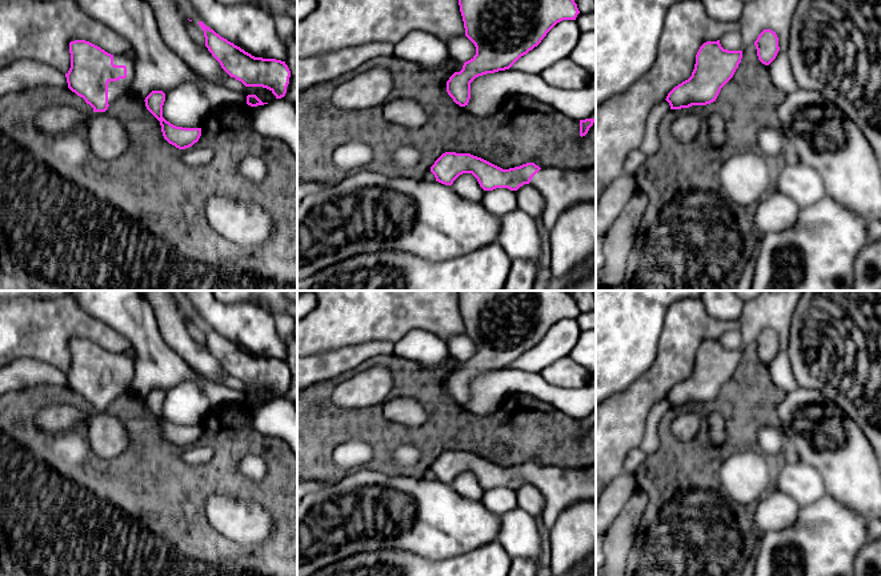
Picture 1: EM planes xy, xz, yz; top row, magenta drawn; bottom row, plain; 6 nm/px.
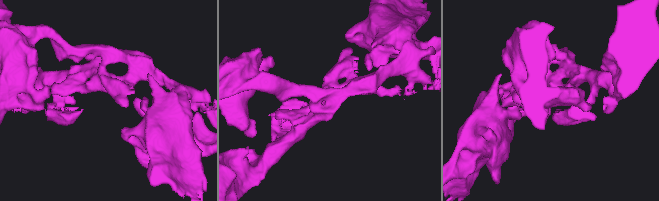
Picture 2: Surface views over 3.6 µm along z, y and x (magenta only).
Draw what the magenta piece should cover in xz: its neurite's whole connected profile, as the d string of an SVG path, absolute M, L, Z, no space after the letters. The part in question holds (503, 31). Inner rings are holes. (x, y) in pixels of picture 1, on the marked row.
M458 0L465 36L474 44L476 55L446 81L446 92L460 107L470 99L470 83L482 75L509 69L521 56L537 47L546 33L562 20L576 20L580 13L574 0Z

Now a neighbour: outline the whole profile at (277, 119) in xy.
M285 96L252 107L249 125L263 136L287 143L297 159L297 107Z

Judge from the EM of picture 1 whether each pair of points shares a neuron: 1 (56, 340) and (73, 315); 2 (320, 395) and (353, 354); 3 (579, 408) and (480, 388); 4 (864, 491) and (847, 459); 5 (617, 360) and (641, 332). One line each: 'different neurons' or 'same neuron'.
1: same neuron
2: different neurons
3: same neuron
4: same neuron
5: same neuron

